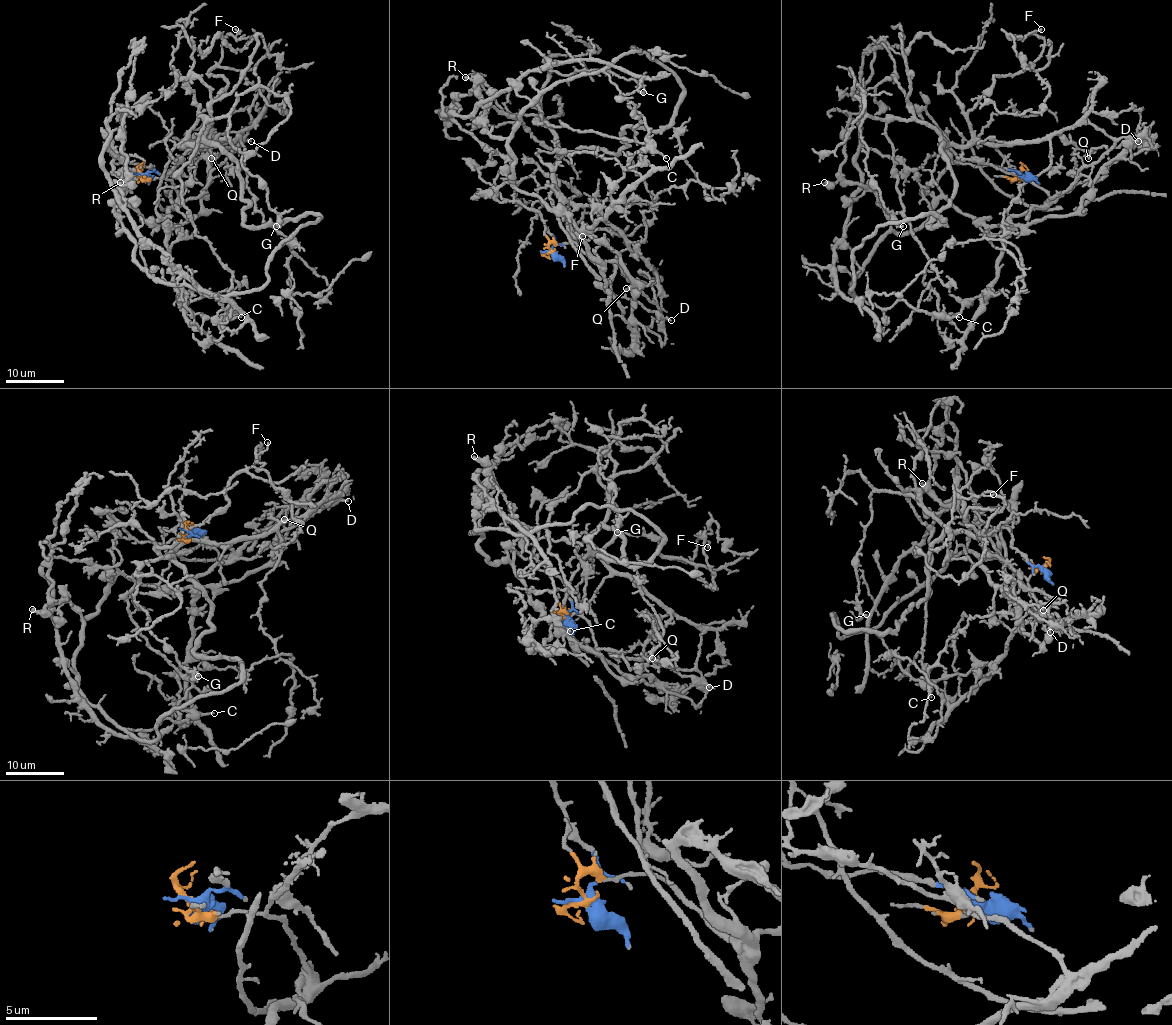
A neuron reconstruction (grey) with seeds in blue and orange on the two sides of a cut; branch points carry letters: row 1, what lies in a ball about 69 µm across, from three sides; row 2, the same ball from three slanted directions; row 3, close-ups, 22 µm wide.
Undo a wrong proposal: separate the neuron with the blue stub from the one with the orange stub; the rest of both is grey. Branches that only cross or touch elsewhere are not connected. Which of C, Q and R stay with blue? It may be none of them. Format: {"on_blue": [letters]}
{"on_blue": ["C", "Q", "R"]}

